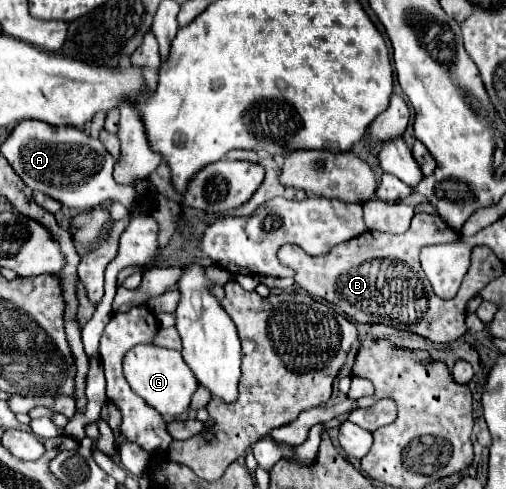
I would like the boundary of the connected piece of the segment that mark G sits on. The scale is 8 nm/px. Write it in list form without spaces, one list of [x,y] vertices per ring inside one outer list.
[[[135,345],[129,349],[123,357],[123,373],[129,383],[129,387],[143,397],[153,409],[157,409],[165,417],[177,417],[187,413],[191,395],[199,385],[195,385],[195,375],[187,369],[187,363],[183,361],[181,353],[155,347],[155,345]]]

